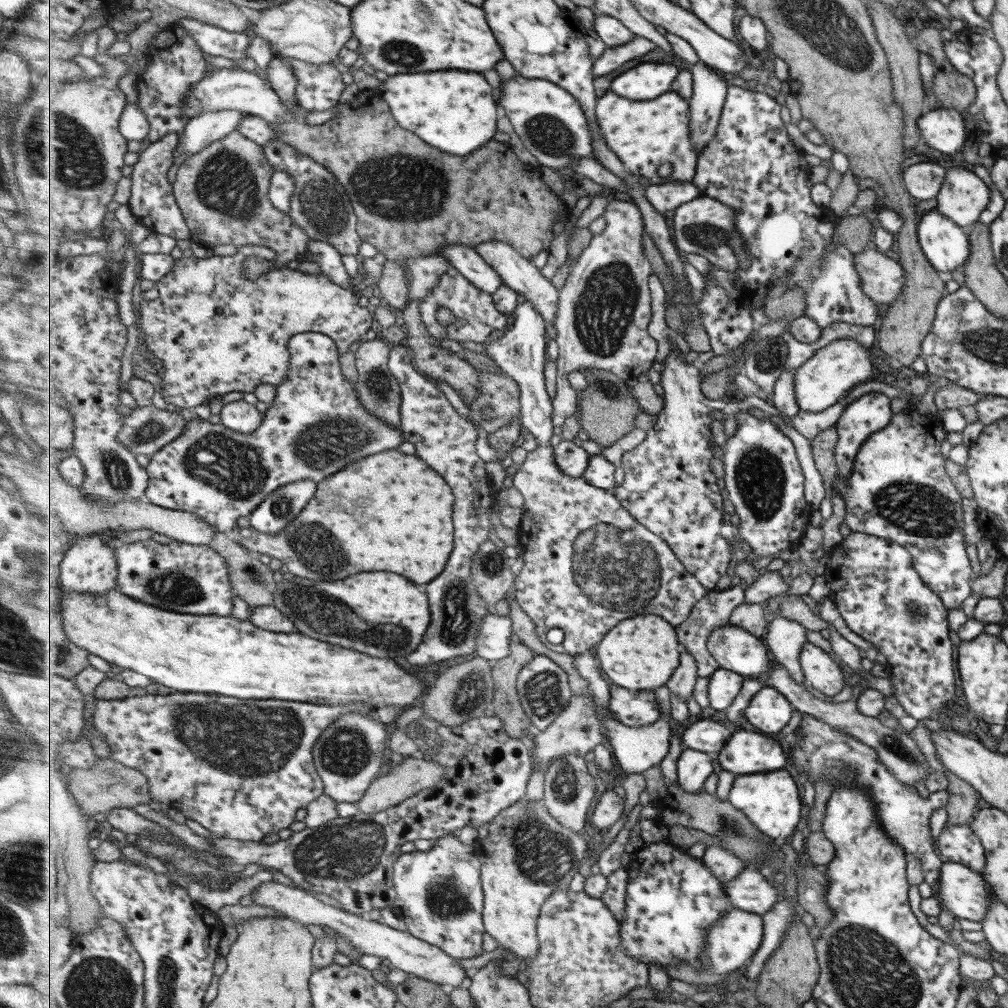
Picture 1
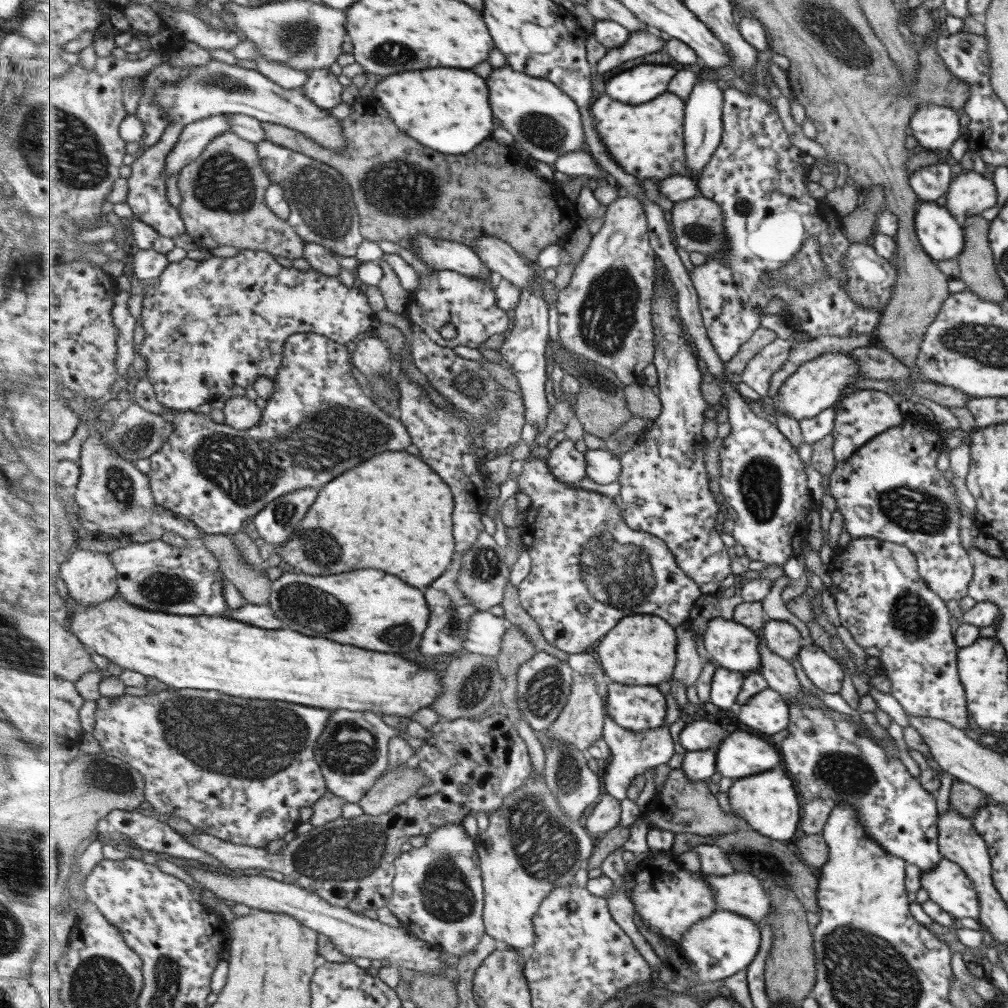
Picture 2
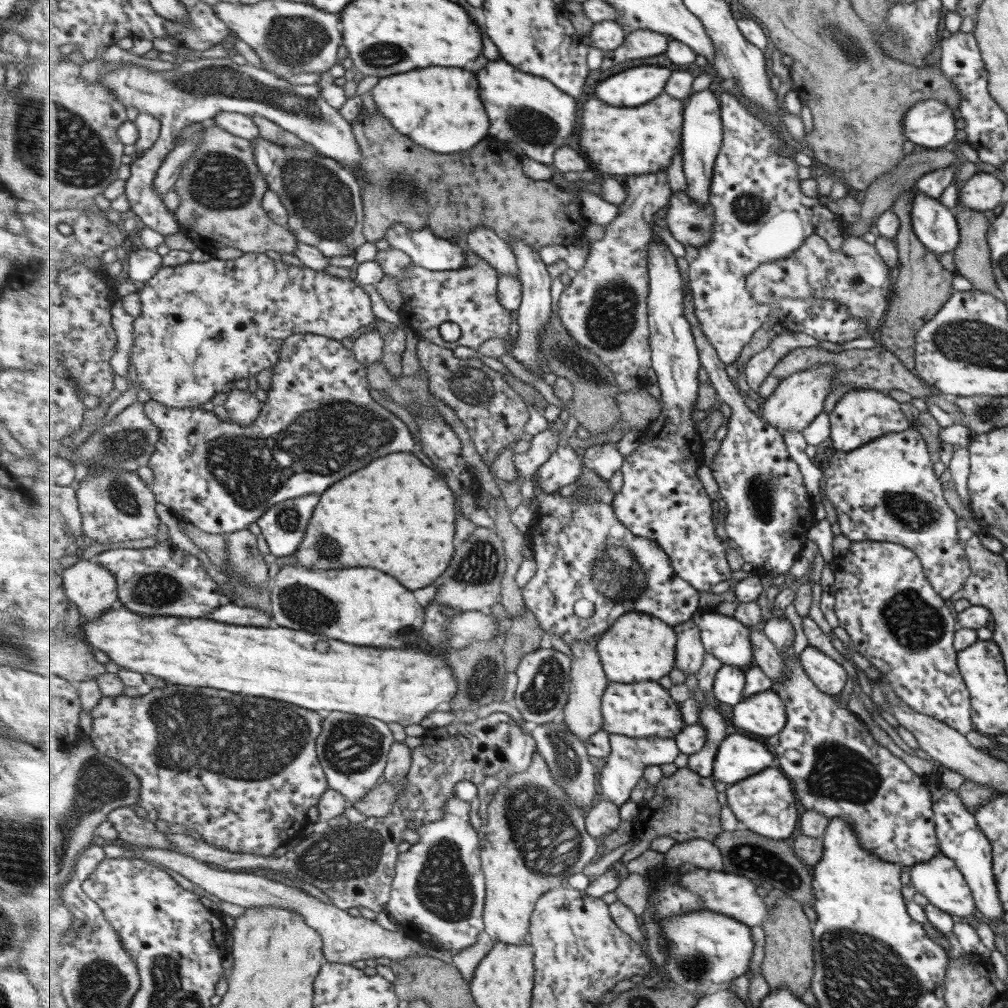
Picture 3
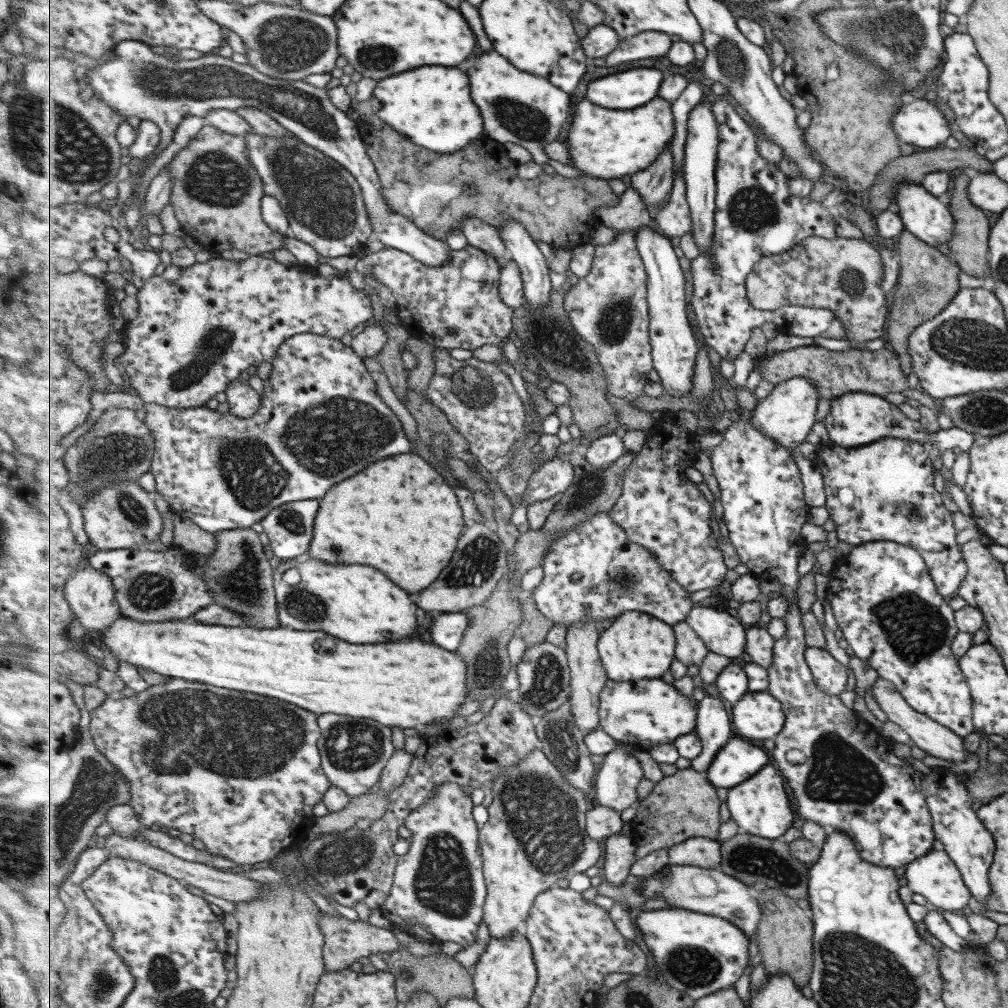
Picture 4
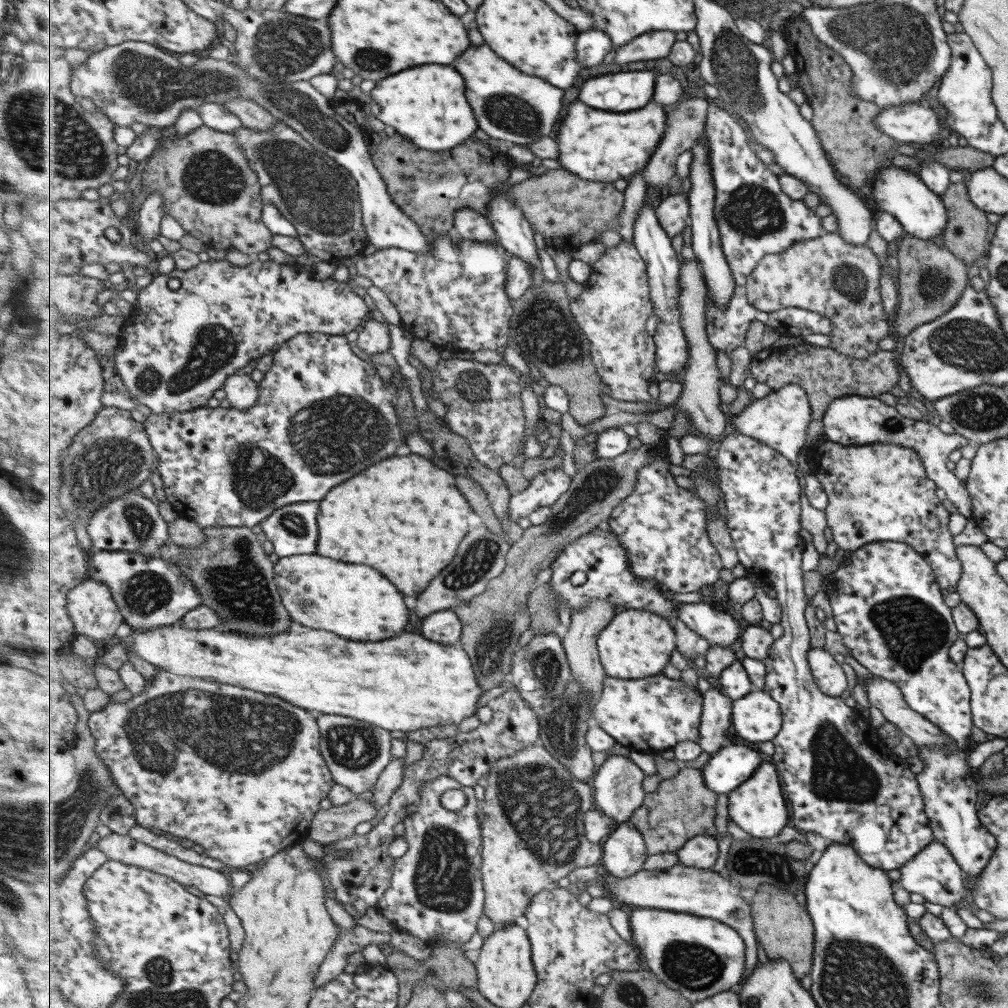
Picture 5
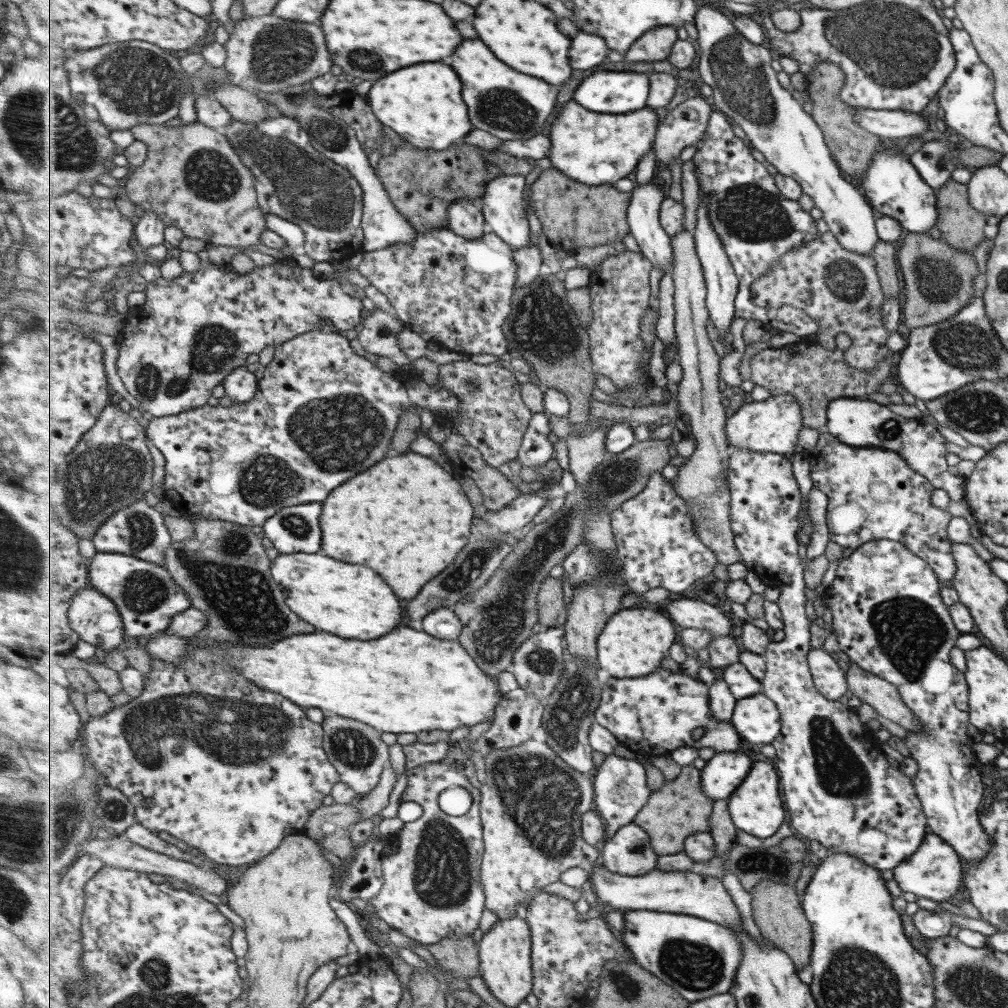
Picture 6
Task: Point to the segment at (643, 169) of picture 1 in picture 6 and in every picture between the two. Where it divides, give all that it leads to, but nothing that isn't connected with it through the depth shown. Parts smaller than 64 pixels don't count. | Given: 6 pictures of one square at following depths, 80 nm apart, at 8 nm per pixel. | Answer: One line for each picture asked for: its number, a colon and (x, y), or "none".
2: (649, 141)
3: (619, 141)
4: (607, 144)
5: (596, 145)
6: (595, 149)

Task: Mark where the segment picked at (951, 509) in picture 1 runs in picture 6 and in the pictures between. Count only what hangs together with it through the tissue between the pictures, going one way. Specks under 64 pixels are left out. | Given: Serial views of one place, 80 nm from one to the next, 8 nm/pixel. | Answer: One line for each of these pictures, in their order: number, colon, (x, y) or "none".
2: (889, 489)
3: (885, 491)
4: (883, 491)
5: (879, 492)
6: (871, 494)

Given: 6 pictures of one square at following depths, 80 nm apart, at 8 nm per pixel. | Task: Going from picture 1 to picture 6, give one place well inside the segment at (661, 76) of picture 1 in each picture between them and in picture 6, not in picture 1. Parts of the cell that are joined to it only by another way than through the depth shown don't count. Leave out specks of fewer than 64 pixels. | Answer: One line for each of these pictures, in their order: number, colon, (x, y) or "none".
2: (648, 81)
3: (637, 86)
4: (634, 88)
5: (631, 90)
6: (614, 91)

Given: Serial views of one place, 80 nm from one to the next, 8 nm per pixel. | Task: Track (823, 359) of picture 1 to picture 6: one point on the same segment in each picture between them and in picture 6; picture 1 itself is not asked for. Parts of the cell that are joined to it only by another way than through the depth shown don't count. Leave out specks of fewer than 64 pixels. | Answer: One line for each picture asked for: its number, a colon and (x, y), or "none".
2: (813, 387)
3: (796, 401)
4: (786, 415)
5: (780, 420)
6: (773, 425)

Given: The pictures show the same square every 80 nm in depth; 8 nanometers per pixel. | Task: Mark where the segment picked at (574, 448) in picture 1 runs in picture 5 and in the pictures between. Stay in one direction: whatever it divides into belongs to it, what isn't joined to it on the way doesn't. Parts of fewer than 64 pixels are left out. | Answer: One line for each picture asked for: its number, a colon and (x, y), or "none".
2: (569, 465)
3: (564, 467)
4: (555, 476)
5: (546, 488)

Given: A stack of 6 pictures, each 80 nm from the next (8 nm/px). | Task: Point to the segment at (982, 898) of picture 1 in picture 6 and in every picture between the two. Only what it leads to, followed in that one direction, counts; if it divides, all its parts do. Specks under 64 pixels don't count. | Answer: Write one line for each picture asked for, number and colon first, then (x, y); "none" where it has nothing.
2: (947, 885)
3: (938, 879)
4: (934, 875)
5: (932, 873)
6: (933, 871)

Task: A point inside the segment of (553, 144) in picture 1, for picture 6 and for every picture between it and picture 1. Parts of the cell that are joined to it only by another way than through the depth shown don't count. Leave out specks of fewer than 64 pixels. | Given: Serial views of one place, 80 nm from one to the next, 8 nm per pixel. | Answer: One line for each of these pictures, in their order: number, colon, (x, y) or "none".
2: (541, 116)
3: (529, 110)
4: (527, 109)
5: (511, 105)
6: (510, 105)

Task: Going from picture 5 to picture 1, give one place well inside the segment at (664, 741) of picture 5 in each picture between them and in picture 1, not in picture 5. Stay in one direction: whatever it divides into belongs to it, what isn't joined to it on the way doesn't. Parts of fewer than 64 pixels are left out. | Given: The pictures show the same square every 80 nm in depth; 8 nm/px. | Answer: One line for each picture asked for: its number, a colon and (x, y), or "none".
1: (633, 708)
2: (637, 708)
3: (642, 709)
4: (649, 712)

